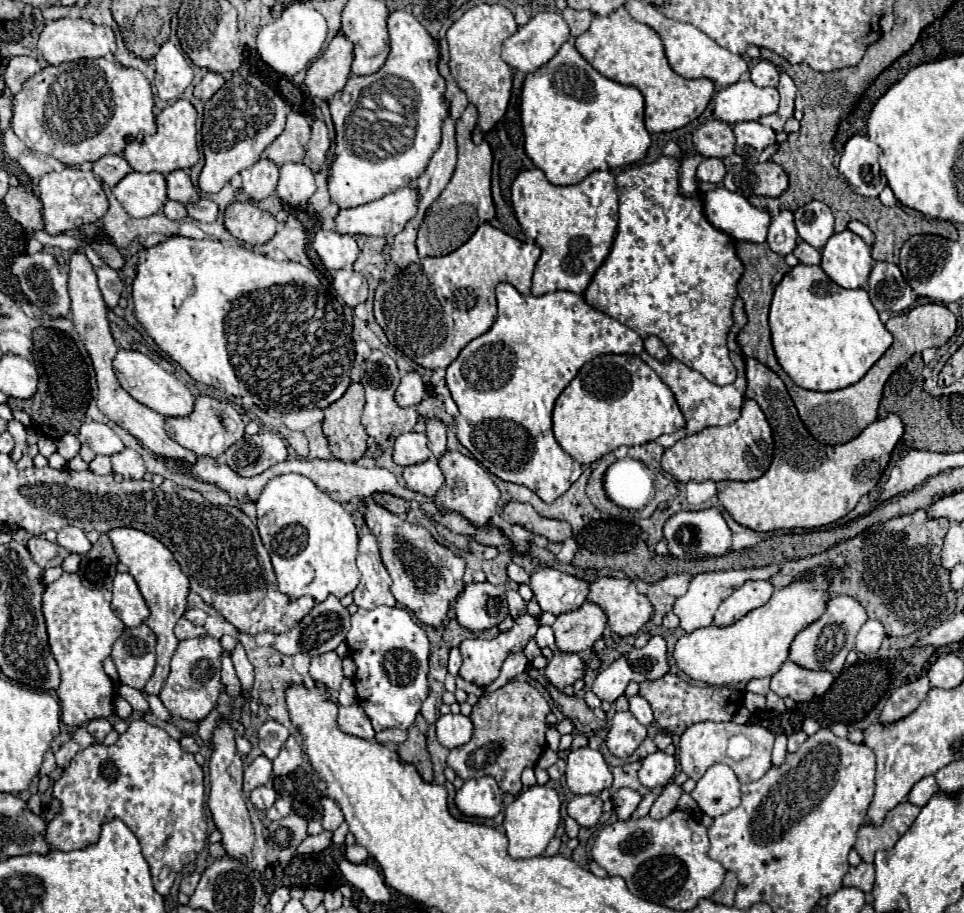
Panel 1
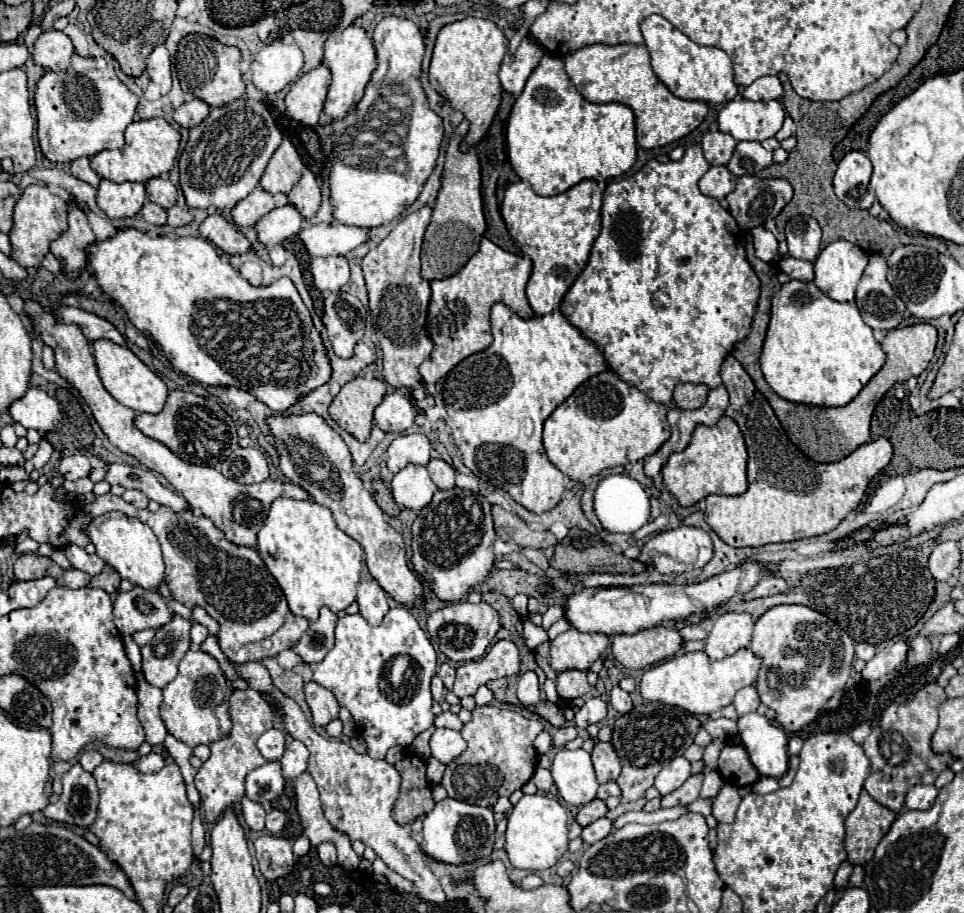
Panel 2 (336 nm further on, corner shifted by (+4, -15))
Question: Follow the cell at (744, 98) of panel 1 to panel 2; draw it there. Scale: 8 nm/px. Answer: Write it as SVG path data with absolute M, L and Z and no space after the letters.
M734 97L718 115L722 133L730 133L736 141L764 141L774 137L786 117L780 101L748 101Z

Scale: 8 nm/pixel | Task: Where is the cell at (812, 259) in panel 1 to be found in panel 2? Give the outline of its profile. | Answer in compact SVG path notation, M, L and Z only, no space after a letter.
M784 257L780 261L780 269L790 277L798 281L812 281L814 279L814 265L810 261L794 259L794 257Z

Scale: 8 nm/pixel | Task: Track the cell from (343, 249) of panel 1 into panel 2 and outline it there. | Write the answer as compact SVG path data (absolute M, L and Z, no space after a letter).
M318 257L312 261L310 265L312 277L314 277L314 285L324 291L338 291L342 289L342 285L348 283L350 279L350 269L348 269L348 261L344 257Z

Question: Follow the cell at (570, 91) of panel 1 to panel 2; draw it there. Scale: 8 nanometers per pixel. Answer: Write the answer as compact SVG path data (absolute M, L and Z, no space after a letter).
M544 55L526 81L522 95L516 99L506 127L508 161L522 181L528 181L538 195L558 195L584 179L608 181L624 175L636 161L634 113L622 103L588 103L572 85L560 57Z

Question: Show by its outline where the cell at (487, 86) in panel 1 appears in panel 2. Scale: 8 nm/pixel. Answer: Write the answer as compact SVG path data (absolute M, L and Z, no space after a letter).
M466 17L462 21L444 25L434 45L430 63L430 85L434 89L438 87L438 91L444 93L450 101L452 109L460 111L470 121L468 137L474 143L478 143L486 135L500 105L502 87L498 81L498 69L506 55L506 43L508 41L504 33L496 27L496 23Z

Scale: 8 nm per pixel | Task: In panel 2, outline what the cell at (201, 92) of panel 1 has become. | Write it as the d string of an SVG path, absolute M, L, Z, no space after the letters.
M190 99L190 101L186 101L184 105L180 105L180 107L174 111L174 121L176 121L180 127L192 129L192 127L200 125L208 113L210 113L210 107L208 107L204 101L200 101L200 99Z

